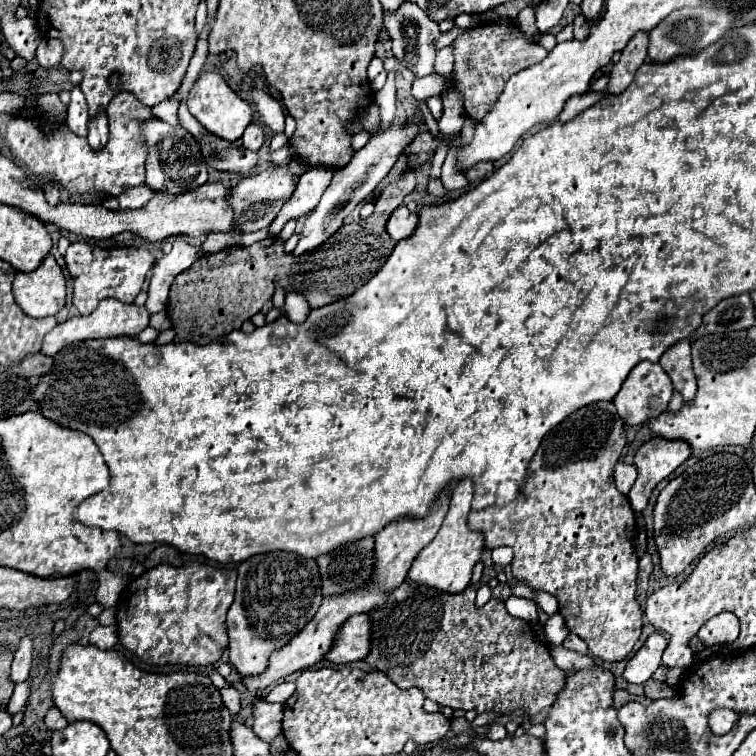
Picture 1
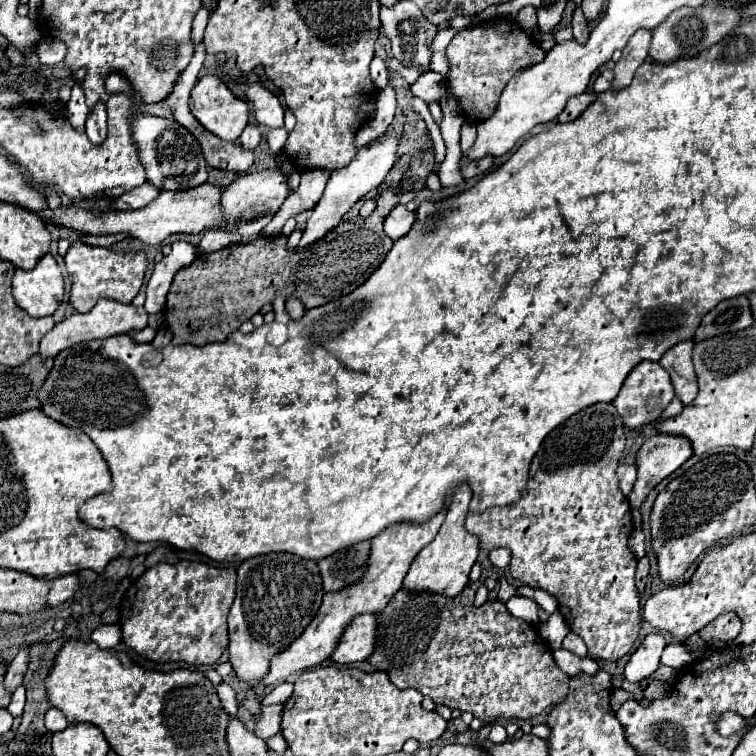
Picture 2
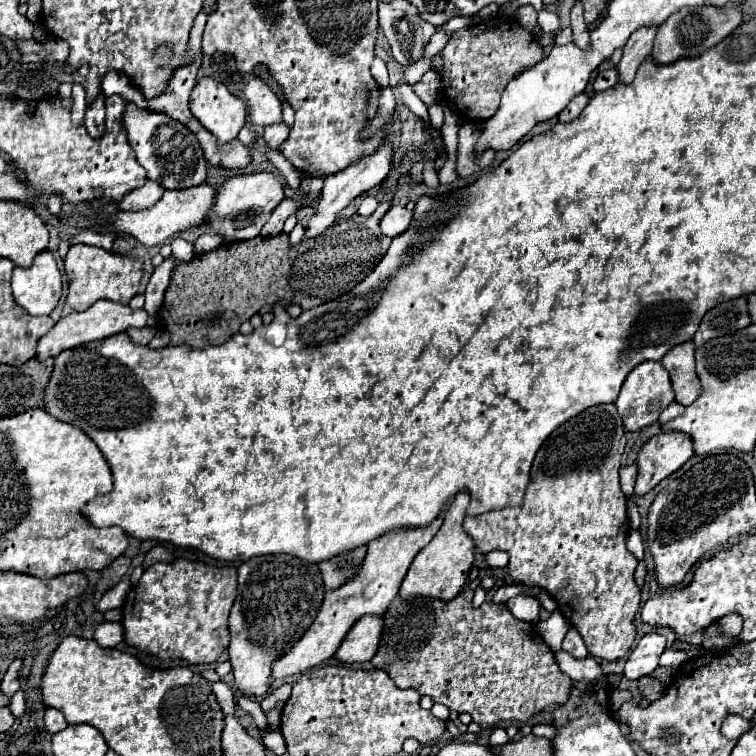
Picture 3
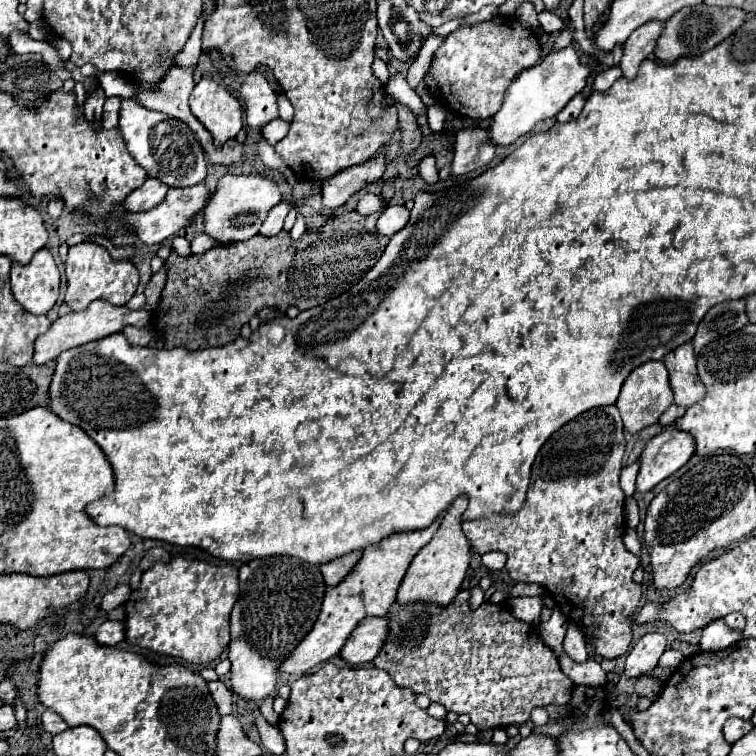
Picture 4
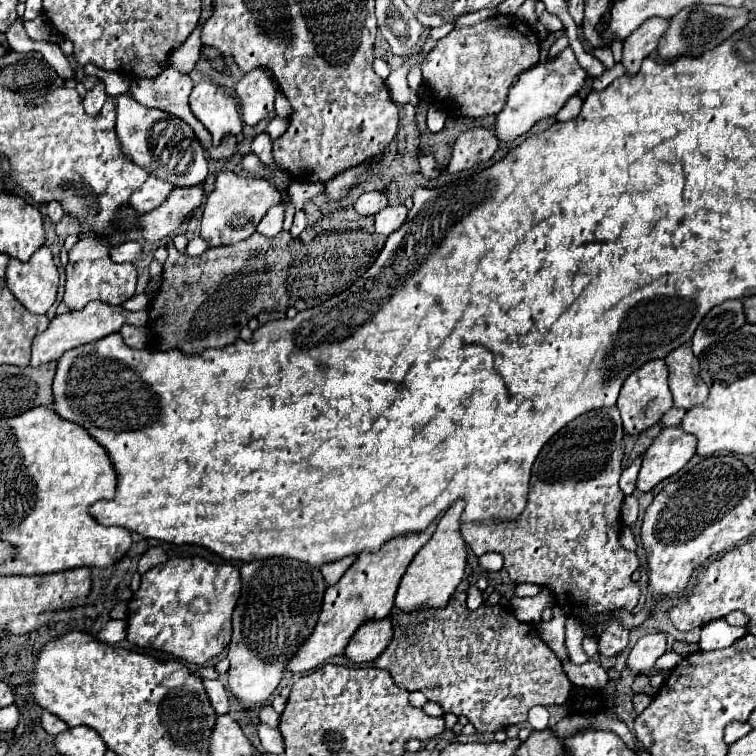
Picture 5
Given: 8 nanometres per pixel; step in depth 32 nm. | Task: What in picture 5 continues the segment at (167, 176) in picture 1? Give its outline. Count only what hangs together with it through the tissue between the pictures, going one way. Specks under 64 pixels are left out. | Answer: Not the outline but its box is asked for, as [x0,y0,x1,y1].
[110,94,208,186]

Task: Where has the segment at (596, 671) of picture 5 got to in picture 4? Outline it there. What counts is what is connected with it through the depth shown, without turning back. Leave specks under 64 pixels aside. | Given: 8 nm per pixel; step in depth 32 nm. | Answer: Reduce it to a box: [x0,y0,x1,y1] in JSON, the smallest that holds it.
[560,654,606,686]

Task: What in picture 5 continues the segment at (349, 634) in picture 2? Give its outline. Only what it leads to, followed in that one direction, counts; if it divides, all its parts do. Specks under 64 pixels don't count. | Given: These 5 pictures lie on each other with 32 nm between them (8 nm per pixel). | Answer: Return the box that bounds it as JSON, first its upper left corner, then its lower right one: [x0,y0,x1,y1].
[344,618,394,662]

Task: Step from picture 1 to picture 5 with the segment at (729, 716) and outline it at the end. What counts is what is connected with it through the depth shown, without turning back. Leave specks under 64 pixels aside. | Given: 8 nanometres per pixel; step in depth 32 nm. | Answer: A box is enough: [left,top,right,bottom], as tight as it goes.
[724,722,752,744]

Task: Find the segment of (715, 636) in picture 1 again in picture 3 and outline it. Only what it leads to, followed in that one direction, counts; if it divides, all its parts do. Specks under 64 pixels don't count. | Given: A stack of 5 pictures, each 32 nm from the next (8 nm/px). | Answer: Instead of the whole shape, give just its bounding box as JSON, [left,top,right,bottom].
[718,614,742,636]

